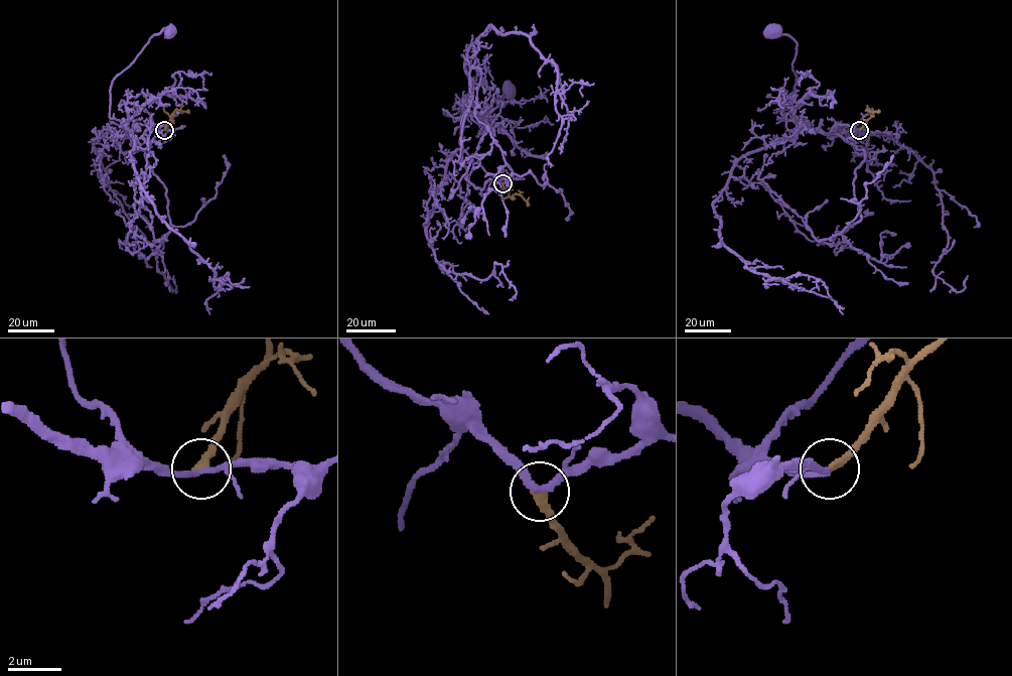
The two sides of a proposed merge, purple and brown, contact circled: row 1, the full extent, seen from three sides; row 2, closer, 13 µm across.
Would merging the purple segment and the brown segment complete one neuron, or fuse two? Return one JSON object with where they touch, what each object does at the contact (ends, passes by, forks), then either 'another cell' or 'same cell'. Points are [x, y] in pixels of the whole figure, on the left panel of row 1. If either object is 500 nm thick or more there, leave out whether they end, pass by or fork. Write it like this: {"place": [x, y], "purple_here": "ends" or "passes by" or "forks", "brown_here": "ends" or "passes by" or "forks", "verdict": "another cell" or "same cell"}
{"place": [164, 130], "purple_here": "passes by", "brown_here": "ends", "verdict": "same cell"}

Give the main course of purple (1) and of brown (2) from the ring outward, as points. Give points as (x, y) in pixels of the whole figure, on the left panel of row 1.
1: (164, 130), (137, 124), (128, 133), (119, 120), (110, 117), (109, 109), (112, 81), (154, 34), (169, 30)
2: (164, 130), (176, 110), (188, 112)

